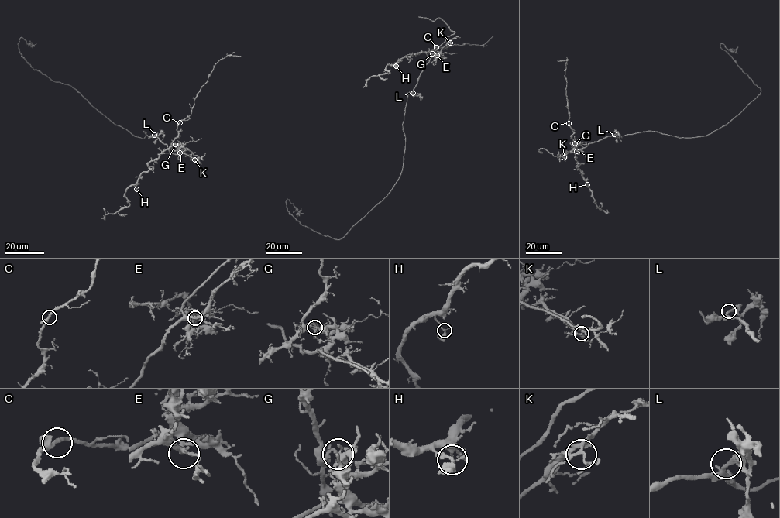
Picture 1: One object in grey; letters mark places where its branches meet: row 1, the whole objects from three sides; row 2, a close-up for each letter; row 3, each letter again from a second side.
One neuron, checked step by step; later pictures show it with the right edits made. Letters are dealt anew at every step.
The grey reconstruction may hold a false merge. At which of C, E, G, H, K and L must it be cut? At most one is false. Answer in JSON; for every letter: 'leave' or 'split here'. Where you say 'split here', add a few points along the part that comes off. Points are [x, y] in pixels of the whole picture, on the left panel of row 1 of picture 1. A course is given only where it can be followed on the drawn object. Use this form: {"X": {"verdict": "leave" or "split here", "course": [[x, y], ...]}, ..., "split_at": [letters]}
{"C": {"verdict": "leave"}, "E": {"verdict": "leave"}, "G": {"verdict": "split here", "course": [[175, 144], [152, 159], [149, 169], [128, 188], [128, 206], [107, 214], [104, 219], [103, 215]]}, "H": {"verdict": "leave"}, "K": {"verdict": "leave"}, "L": {"verdict": "leave"}, "split_at": ["G"]}

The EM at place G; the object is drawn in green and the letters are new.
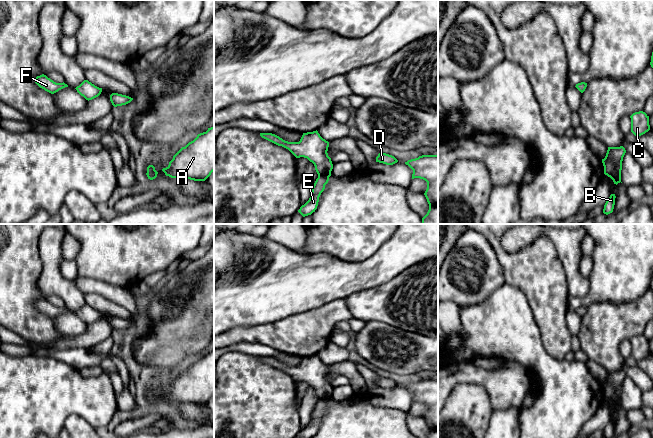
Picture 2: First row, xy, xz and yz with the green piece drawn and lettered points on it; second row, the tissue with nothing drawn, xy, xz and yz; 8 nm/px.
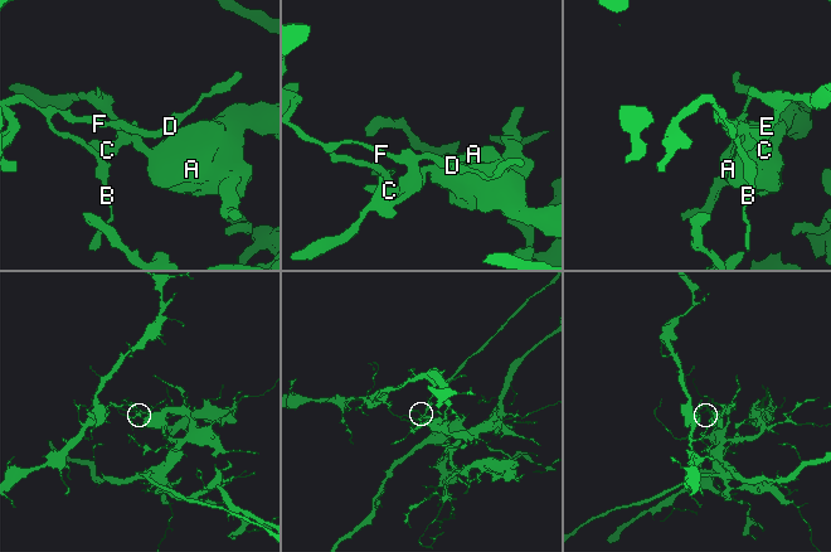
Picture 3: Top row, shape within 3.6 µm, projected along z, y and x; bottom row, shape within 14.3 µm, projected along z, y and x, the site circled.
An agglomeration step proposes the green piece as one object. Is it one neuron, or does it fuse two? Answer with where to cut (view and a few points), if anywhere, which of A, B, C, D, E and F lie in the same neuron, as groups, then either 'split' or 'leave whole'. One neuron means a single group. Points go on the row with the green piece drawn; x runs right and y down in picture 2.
cut xz (284, 140), (280, 145); groups A C D E / B F; split

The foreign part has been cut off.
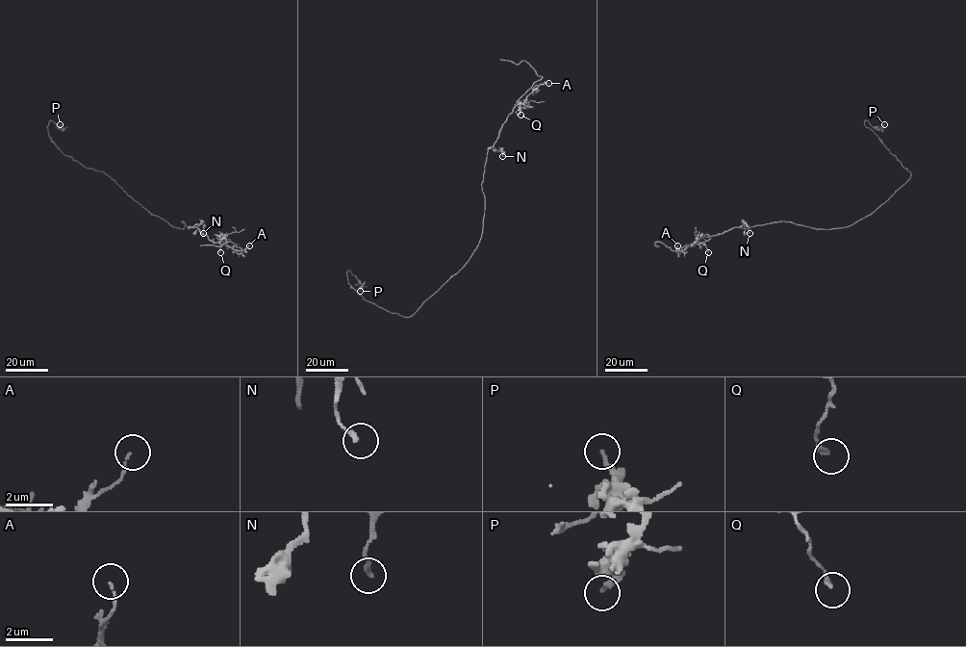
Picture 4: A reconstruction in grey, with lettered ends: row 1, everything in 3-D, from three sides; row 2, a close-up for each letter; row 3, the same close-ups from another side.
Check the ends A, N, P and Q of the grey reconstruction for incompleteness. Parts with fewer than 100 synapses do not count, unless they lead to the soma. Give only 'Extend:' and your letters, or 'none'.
Extend: none

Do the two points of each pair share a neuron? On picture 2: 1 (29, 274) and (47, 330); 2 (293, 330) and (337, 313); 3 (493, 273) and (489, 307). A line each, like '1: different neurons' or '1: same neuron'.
1: same neuron
2: same neuron
3: different neurons

